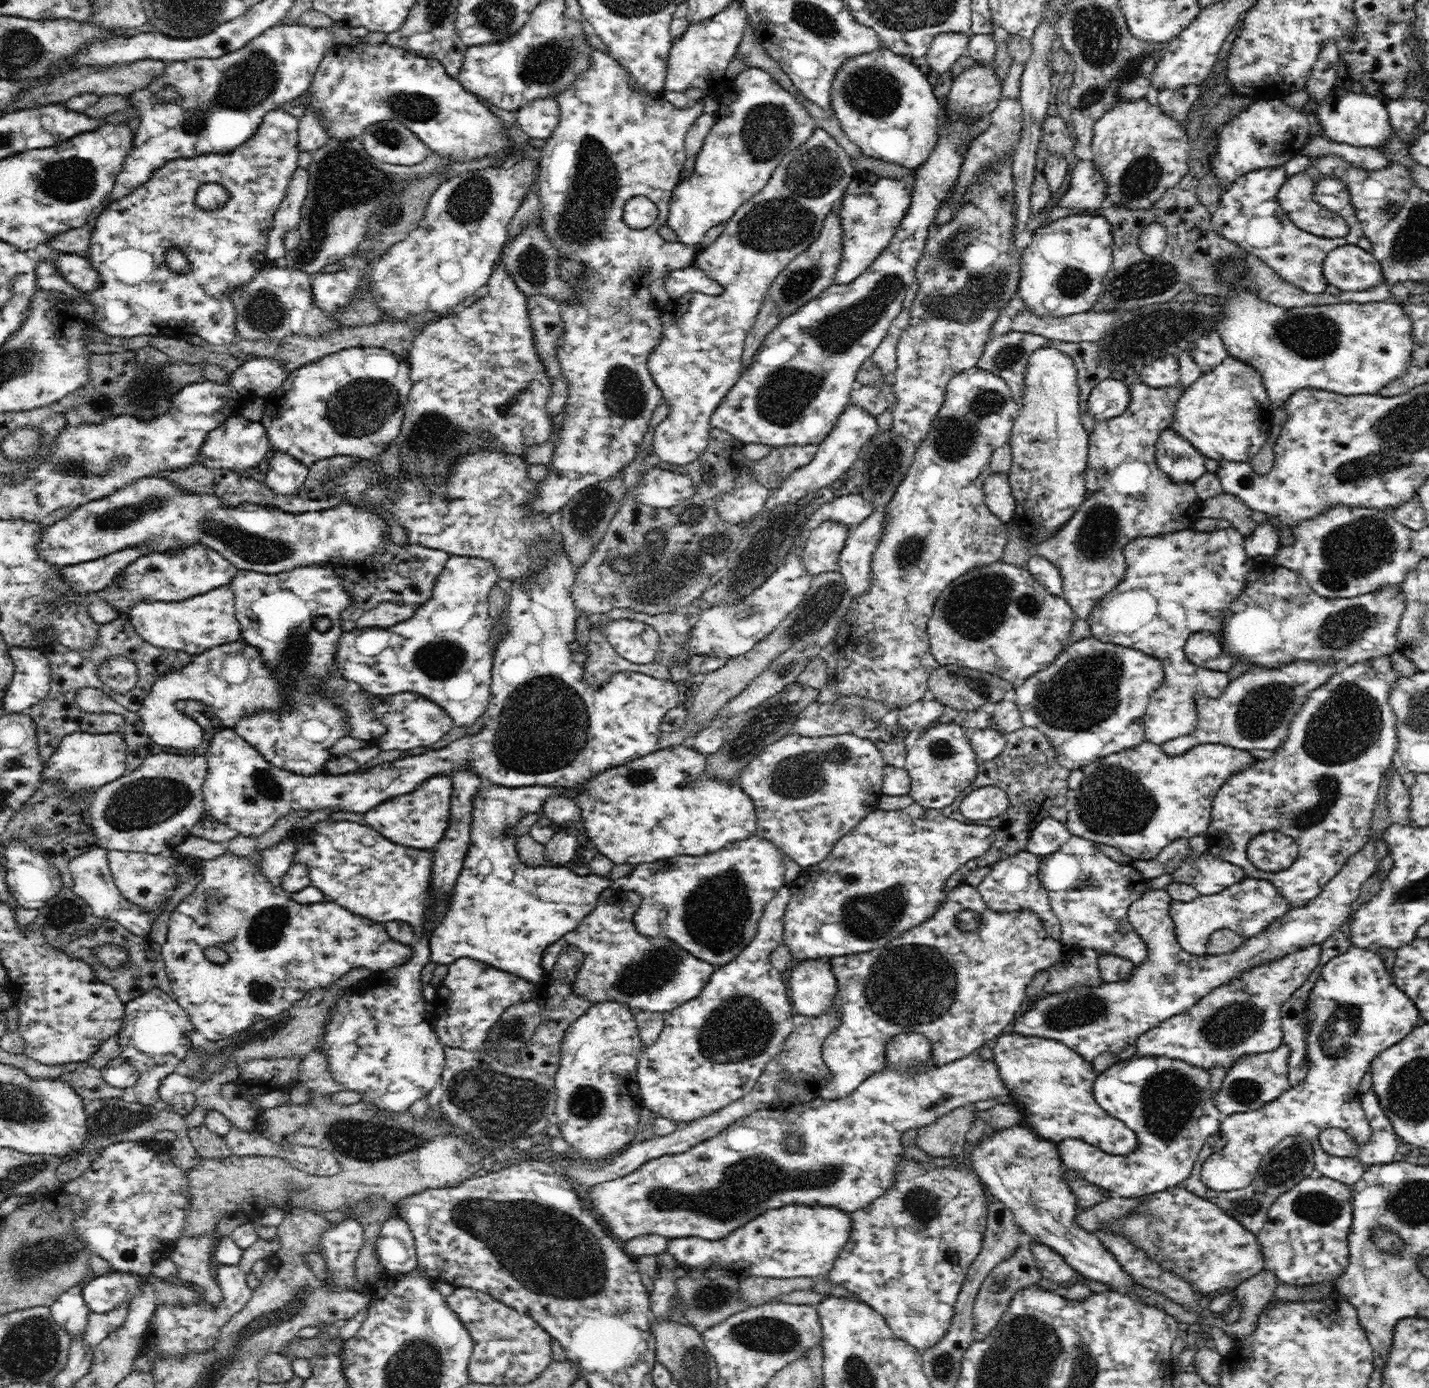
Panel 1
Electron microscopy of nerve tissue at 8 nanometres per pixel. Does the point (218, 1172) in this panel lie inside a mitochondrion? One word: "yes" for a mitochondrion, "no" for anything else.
no

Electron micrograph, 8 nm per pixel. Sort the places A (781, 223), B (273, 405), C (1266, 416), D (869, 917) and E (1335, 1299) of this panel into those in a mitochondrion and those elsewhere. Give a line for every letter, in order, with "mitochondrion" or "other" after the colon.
A: mitochondrion
B: other
C: other
D: mitochondrion
E: other

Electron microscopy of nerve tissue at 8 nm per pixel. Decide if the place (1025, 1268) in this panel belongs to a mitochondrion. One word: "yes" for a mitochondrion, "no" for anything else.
no

